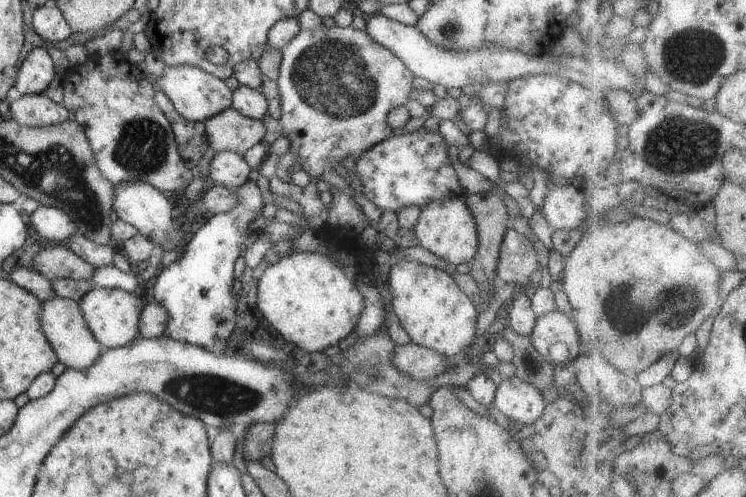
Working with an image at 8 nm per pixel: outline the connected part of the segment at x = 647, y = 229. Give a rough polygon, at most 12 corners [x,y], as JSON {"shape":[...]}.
{"shape":[[646,216],[582,232],[560,300],[639,374],[716,309],[721,268]]}

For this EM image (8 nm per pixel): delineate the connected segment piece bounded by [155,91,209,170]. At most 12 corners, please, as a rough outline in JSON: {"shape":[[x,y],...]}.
{"shape":[[164,91],[155,101],[192,170],[209,147],[203,123],[180,116]]}

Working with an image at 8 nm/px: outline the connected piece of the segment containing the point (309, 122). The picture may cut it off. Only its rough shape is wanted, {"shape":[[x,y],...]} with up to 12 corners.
{"shape":[[349,25],[281,50],[279,118],[301,169],[393,135],[415,74]]}

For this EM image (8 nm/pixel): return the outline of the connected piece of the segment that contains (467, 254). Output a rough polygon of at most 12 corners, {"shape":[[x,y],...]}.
{"shape":[[462,197],[427,204],[418,244],[454,266],[470,262],[477,226]]}

